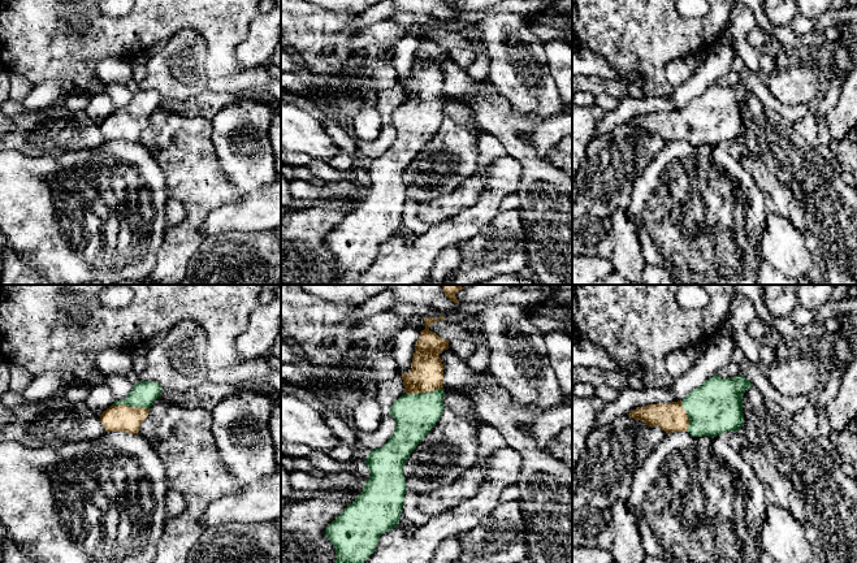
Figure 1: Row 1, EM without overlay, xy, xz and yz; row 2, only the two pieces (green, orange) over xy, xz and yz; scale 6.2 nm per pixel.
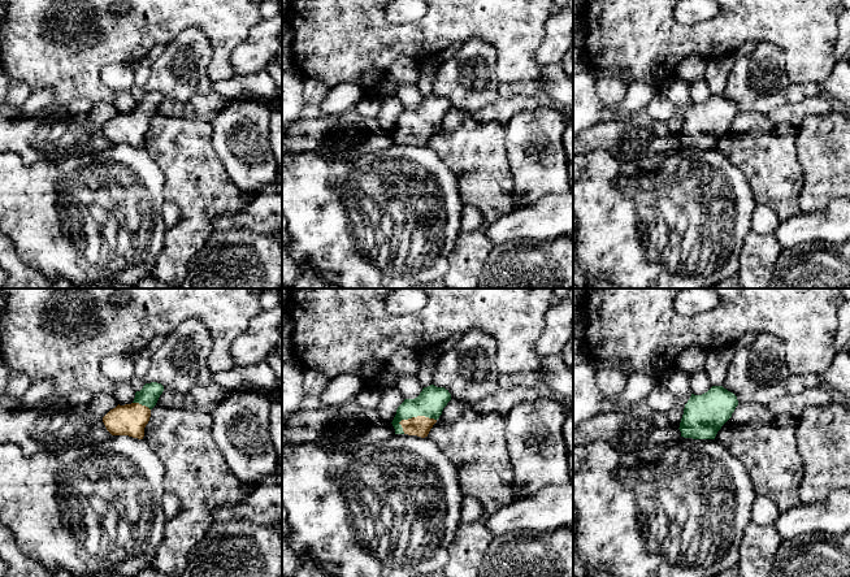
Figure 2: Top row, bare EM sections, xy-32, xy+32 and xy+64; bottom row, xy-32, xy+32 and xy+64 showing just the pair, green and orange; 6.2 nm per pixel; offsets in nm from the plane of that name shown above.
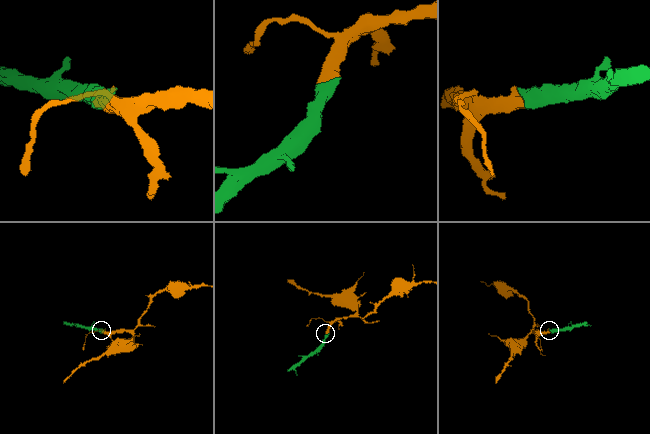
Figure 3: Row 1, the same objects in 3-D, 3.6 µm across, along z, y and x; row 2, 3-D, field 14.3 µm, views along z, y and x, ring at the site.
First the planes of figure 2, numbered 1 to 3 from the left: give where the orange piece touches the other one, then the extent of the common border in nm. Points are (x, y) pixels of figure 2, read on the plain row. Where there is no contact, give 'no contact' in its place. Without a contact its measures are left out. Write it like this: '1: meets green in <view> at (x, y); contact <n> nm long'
1: meets green in xy-32 at (142, 113); contact 120 nm long
2: meets green in xy+32 at (416, 125); contact 240 nm long
3: no contact

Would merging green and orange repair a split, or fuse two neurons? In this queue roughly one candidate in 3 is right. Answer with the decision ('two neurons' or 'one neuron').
one neuron

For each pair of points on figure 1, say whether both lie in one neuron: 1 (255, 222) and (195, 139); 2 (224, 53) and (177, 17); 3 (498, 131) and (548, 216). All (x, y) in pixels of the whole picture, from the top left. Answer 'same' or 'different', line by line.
1: different
2: same
3: same

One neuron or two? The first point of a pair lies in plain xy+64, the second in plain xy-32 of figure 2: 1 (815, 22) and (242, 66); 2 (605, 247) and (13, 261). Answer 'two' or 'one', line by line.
1: two
2: two

